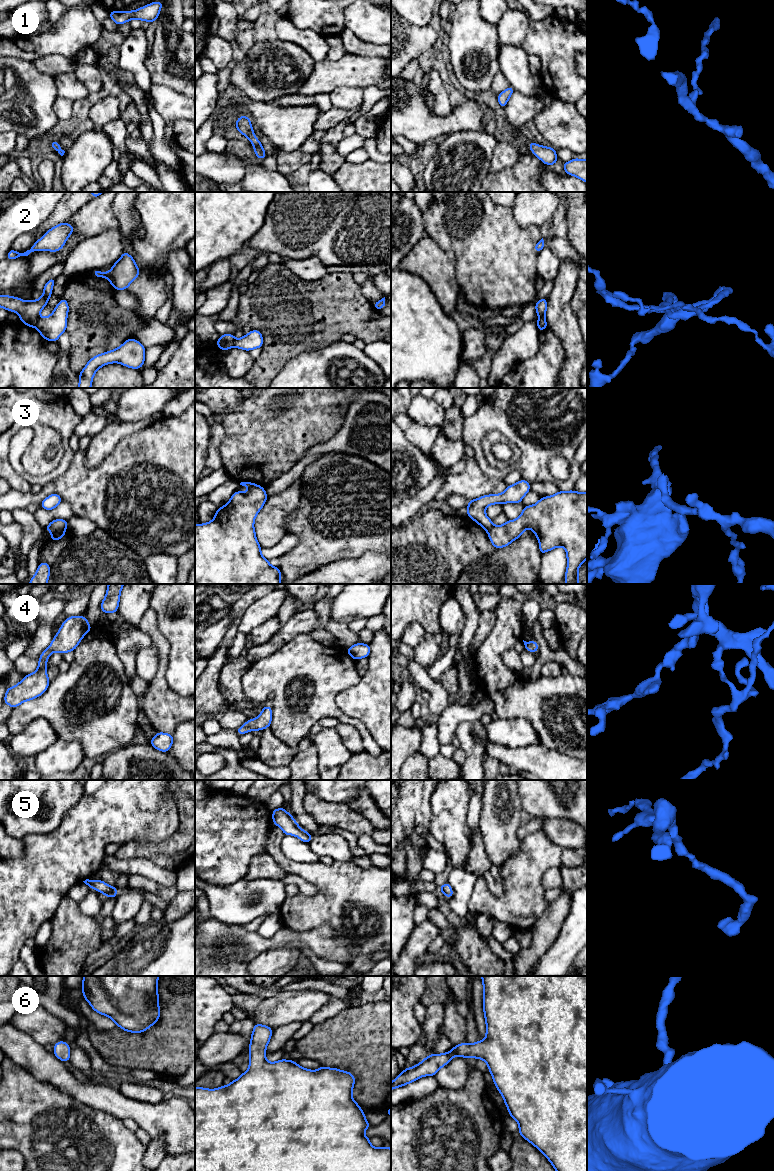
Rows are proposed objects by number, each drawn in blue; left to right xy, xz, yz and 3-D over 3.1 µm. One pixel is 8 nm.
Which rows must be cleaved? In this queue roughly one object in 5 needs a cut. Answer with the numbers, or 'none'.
2, 3

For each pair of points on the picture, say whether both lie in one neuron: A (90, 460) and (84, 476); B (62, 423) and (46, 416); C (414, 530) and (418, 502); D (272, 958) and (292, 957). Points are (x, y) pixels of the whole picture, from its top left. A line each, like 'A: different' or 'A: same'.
A: different
B: same
C: different
D: same

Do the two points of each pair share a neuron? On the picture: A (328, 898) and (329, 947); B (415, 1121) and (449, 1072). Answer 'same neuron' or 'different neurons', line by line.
A: different neurons
B: different neurons

